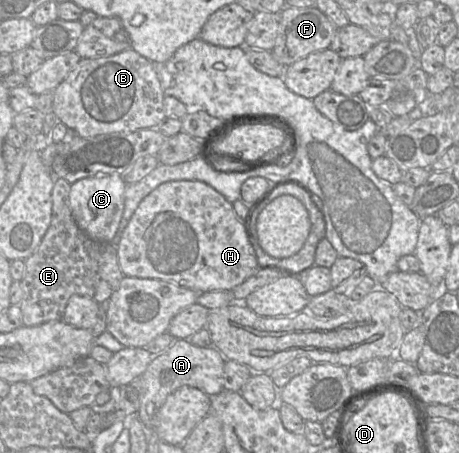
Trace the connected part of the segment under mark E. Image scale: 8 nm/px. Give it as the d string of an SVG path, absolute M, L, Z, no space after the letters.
M55 178L51 223L38 248L24 260L25 273L20 281L23 297L18 305L24 326L62 320L72 295L88 296L98 303L107 301L124 277L115 244L95 241L77 226L69 206L70 188L65 179Z

